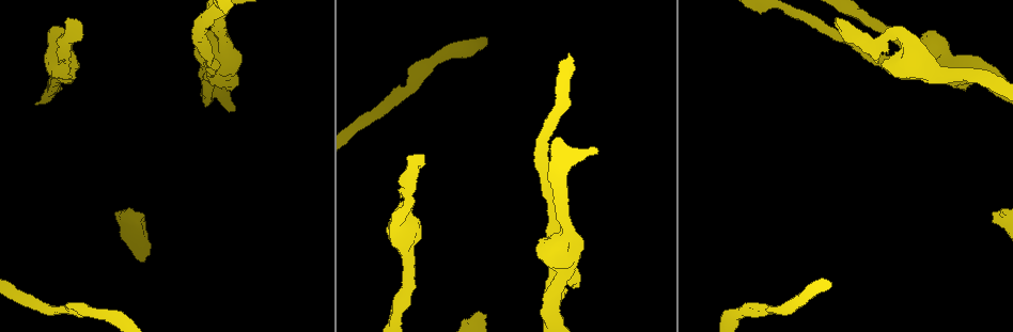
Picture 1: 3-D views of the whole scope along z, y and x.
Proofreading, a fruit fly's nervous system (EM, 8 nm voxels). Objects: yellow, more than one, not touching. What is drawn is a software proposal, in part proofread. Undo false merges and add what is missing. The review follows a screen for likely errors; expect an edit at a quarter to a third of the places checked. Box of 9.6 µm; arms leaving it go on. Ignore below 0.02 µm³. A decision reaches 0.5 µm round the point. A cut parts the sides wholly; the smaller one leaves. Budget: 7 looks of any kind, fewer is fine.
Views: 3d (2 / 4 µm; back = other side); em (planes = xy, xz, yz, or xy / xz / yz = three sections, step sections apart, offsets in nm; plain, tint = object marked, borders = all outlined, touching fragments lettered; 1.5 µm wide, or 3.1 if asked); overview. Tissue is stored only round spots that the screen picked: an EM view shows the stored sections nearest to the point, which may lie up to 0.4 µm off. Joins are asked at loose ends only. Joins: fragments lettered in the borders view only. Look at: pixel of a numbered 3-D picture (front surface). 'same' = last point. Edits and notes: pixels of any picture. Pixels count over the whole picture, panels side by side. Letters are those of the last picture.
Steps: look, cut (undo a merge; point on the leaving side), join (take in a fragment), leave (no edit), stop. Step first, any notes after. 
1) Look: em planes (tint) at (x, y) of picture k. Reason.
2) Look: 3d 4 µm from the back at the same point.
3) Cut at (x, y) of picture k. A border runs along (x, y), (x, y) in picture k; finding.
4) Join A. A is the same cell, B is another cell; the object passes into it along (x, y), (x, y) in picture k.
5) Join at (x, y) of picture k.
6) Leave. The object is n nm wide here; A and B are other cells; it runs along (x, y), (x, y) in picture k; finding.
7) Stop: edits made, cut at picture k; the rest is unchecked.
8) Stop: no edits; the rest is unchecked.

Look: em yz step 4 (tint) at (881, 66) of picture 1.

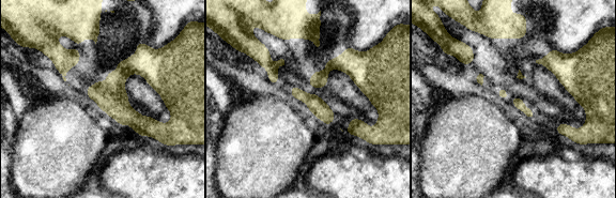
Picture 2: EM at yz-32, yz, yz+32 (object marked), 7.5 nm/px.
Look: em planes (borders) at the same point. Another direction.

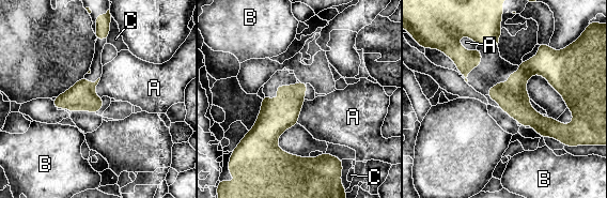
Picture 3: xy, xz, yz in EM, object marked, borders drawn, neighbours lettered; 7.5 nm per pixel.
Leave. The longest contact is with A, 180 nm; A, B and C are other cells; a border runs along (457, 36), (467, 49), (476, 50) in picture 3; no lettered fragment goes on from it.

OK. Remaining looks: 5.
Look: em planes (borders) at (479, 313) of picture 1. Stops while still wide.

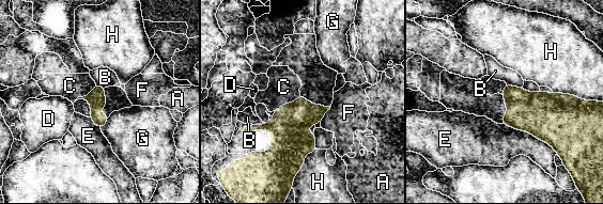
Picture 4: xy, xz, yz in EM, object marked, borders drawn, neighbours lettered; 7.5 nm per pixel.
Join C. C is the same cell, A, B, D, E, F, G and H are other cells; the neuron continues.

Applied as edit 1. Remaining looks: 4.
Look: em planes (borders) at (401, 93) of picture 1. Narrows sharply.

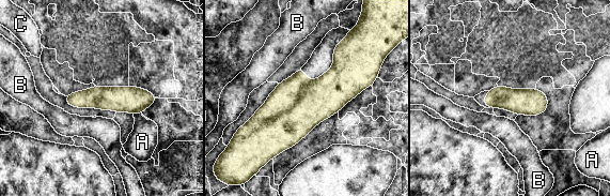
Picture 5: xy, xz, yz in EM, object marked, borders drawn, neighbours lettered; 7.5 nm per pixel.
Leave. A, B and C are other cells; it runs along (152, 98), (68, 100) in picture 5; one neuron here.

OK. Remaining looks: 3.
Stop: edits made, join at picture 4; the rest is unchecked.

